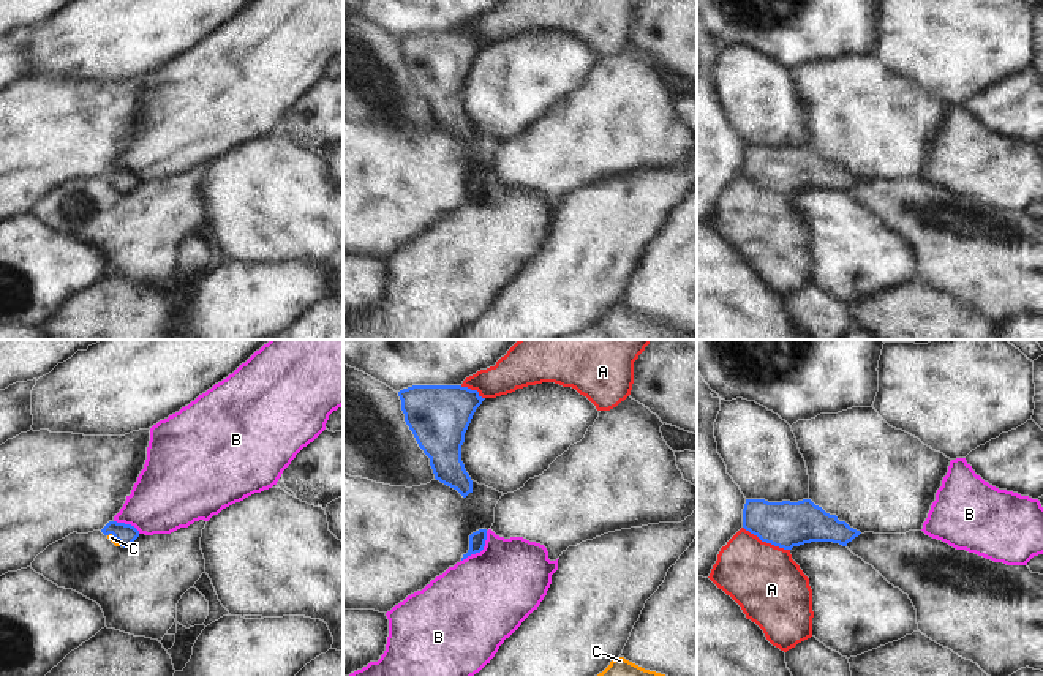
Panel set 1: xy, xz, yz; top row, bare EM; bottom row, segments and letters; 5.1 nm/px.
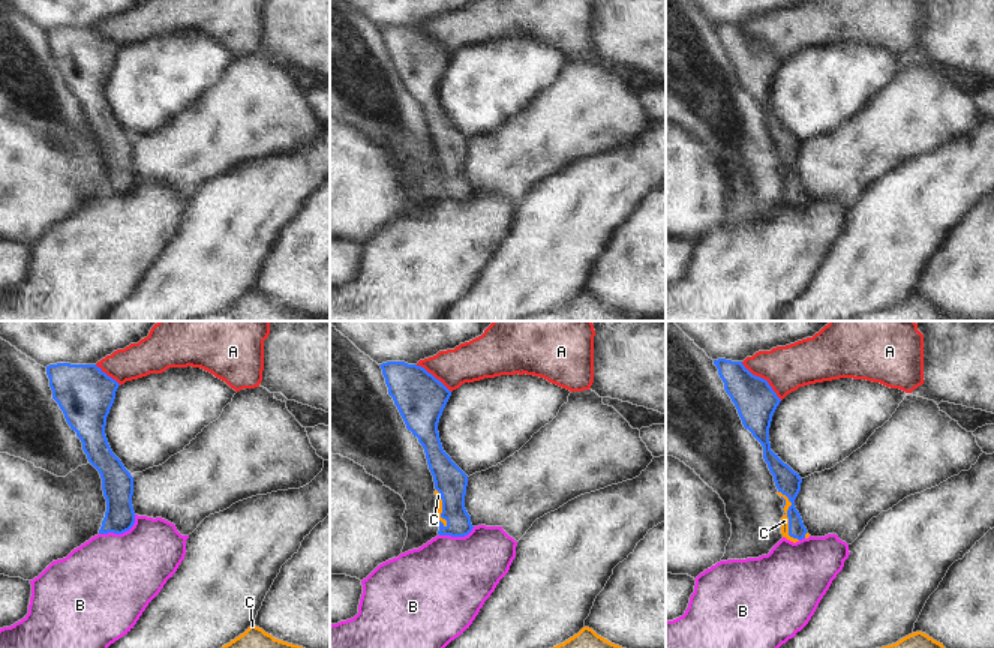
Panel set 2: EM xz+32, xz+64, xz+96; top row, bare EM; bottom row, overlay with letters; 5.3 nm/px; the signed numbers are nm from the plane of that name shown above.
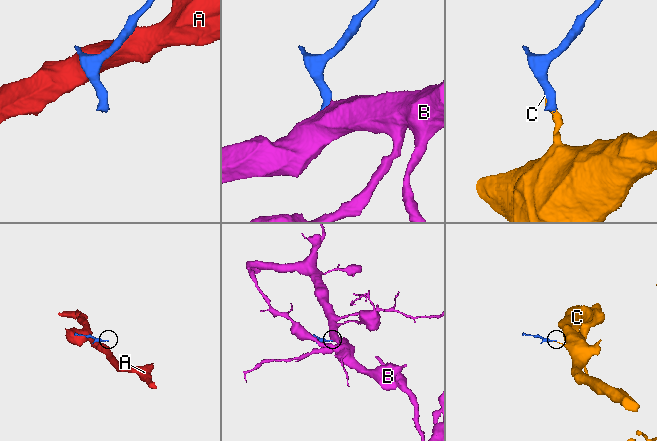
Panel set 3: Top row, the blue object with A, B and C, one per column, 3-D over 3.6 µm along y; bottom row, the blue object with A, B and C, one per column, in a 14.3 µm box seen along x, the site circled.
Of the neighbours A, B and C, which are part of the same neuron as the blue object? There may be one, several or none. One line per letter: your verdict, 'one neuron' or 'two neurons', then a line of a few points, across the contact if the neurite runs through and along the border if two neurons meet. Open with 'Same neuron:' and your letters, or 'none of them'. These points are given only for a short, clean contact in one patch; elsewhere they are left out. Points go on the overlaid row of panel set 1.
Same neuron: C
A: two neurons
B: two neurons; line xz (487, 531), (484, 547), (462, 561)
C: one neuron; line xy (125, 534), (116, 539), (111, 537)

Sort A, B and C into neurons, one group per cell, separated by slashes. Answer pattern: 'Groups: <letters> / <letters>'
Groups: A / B / C

